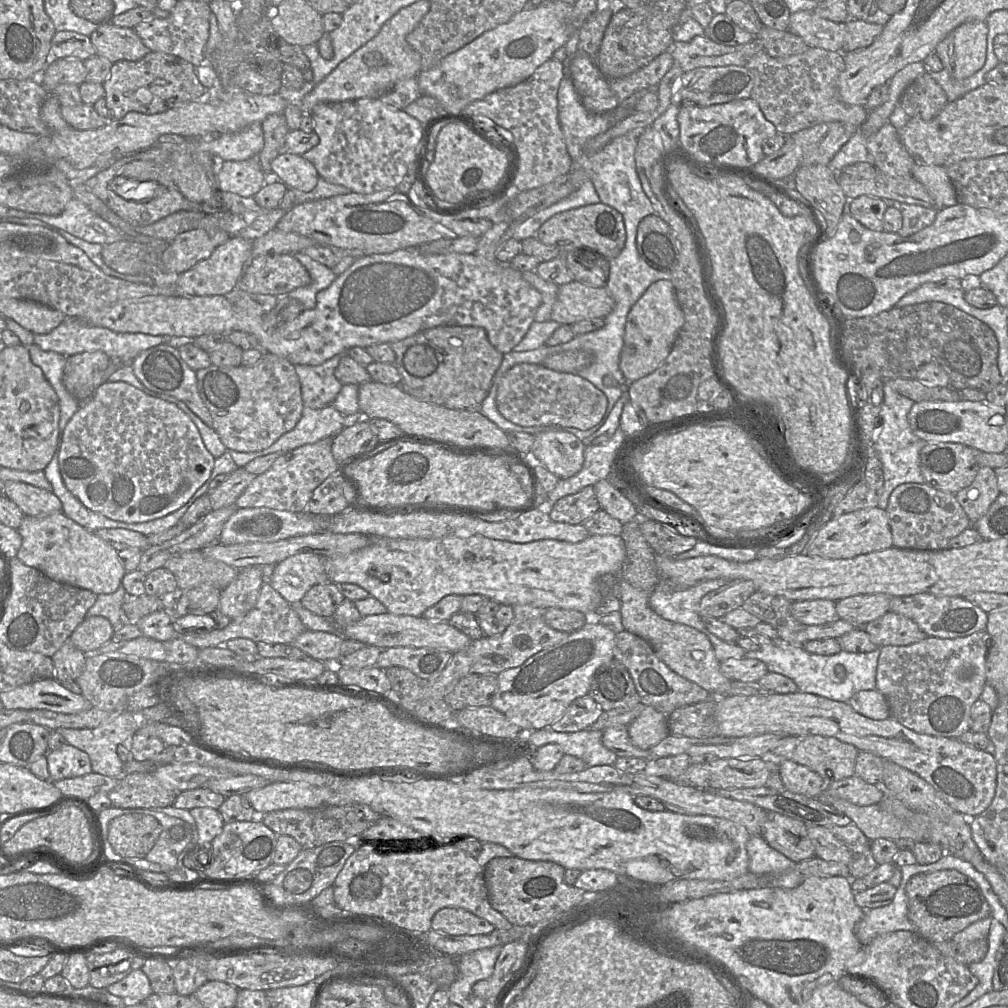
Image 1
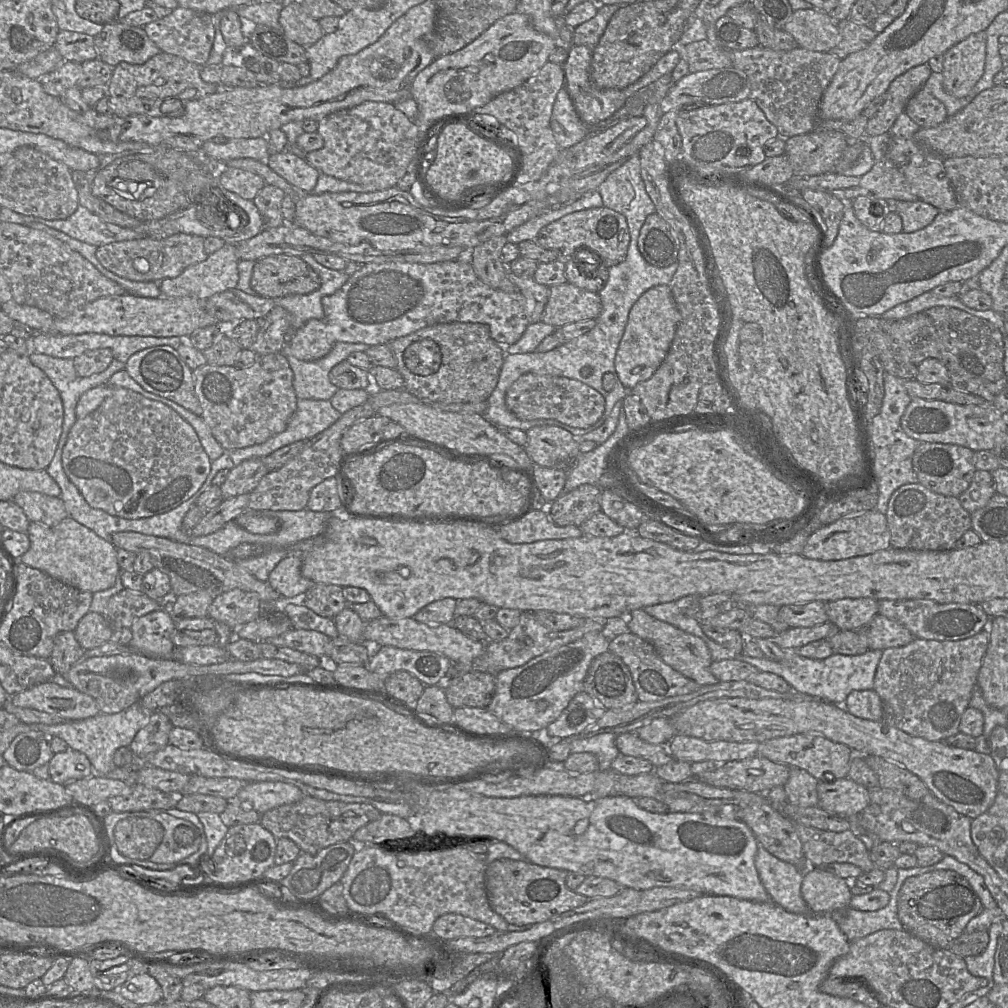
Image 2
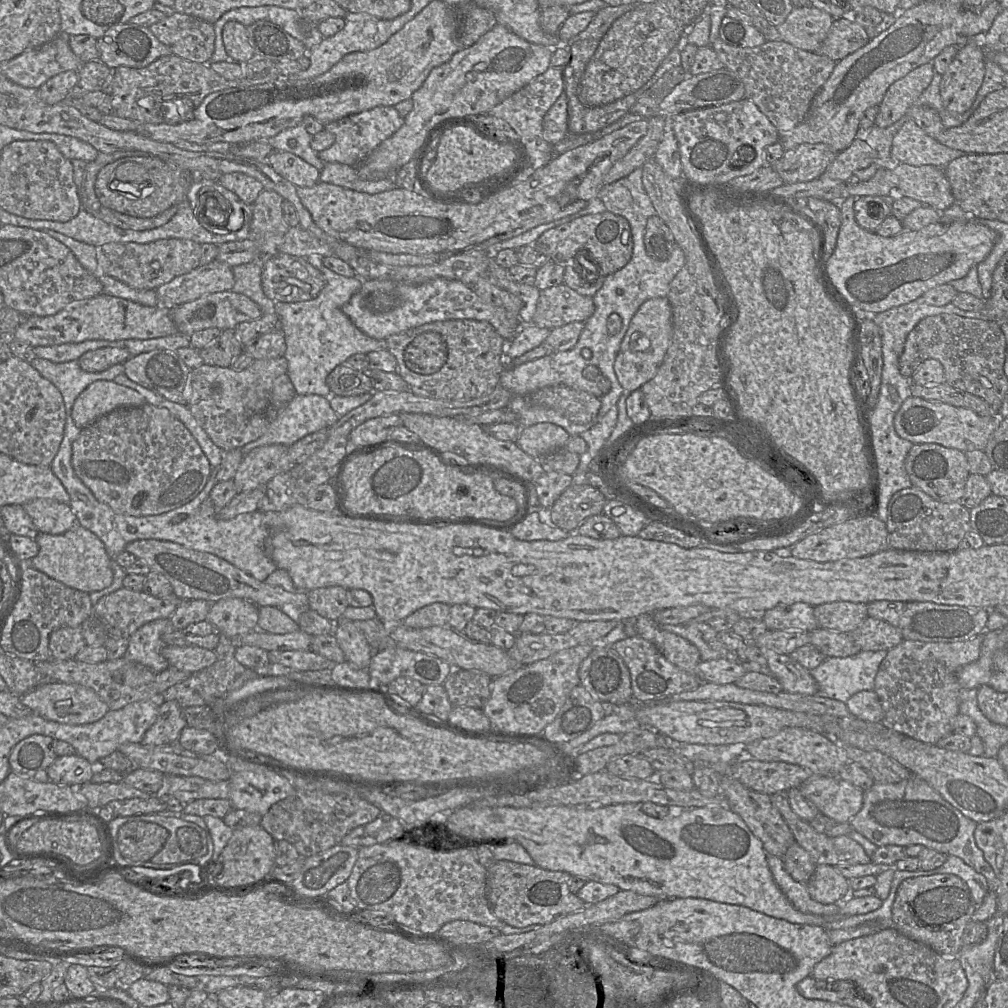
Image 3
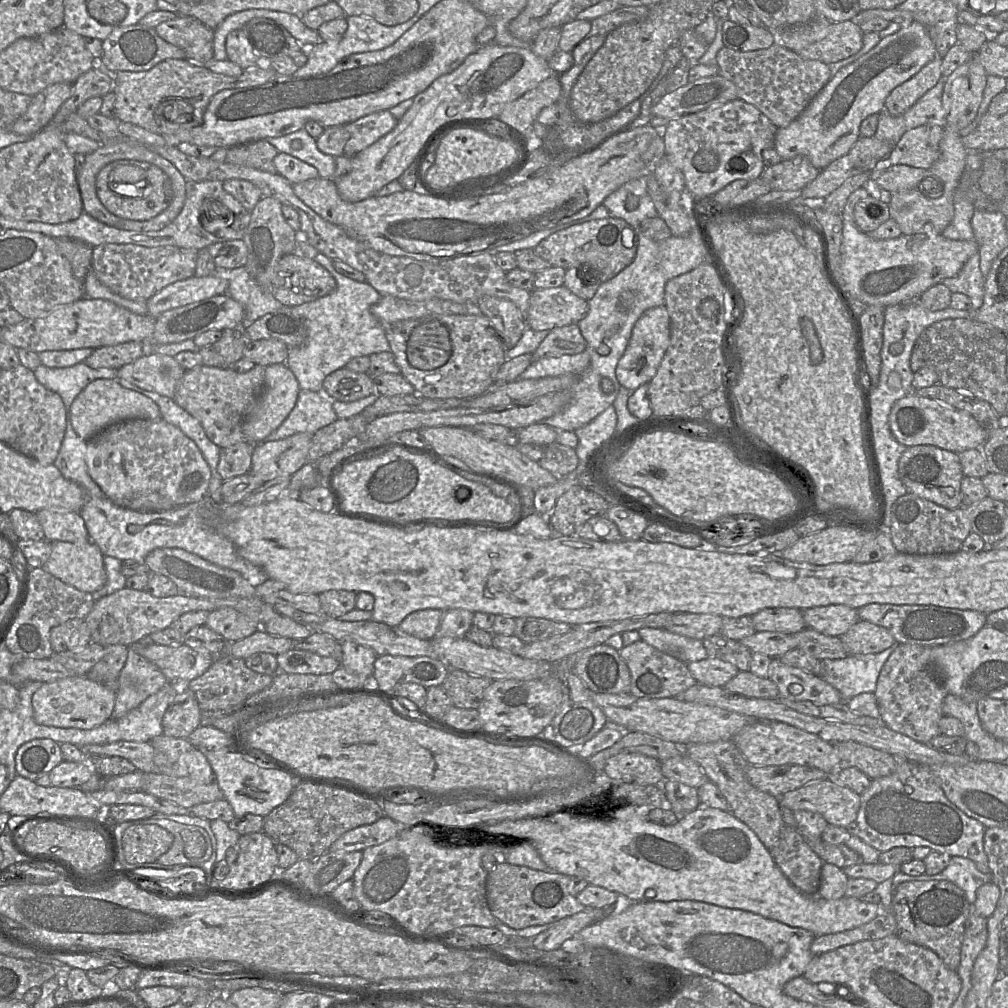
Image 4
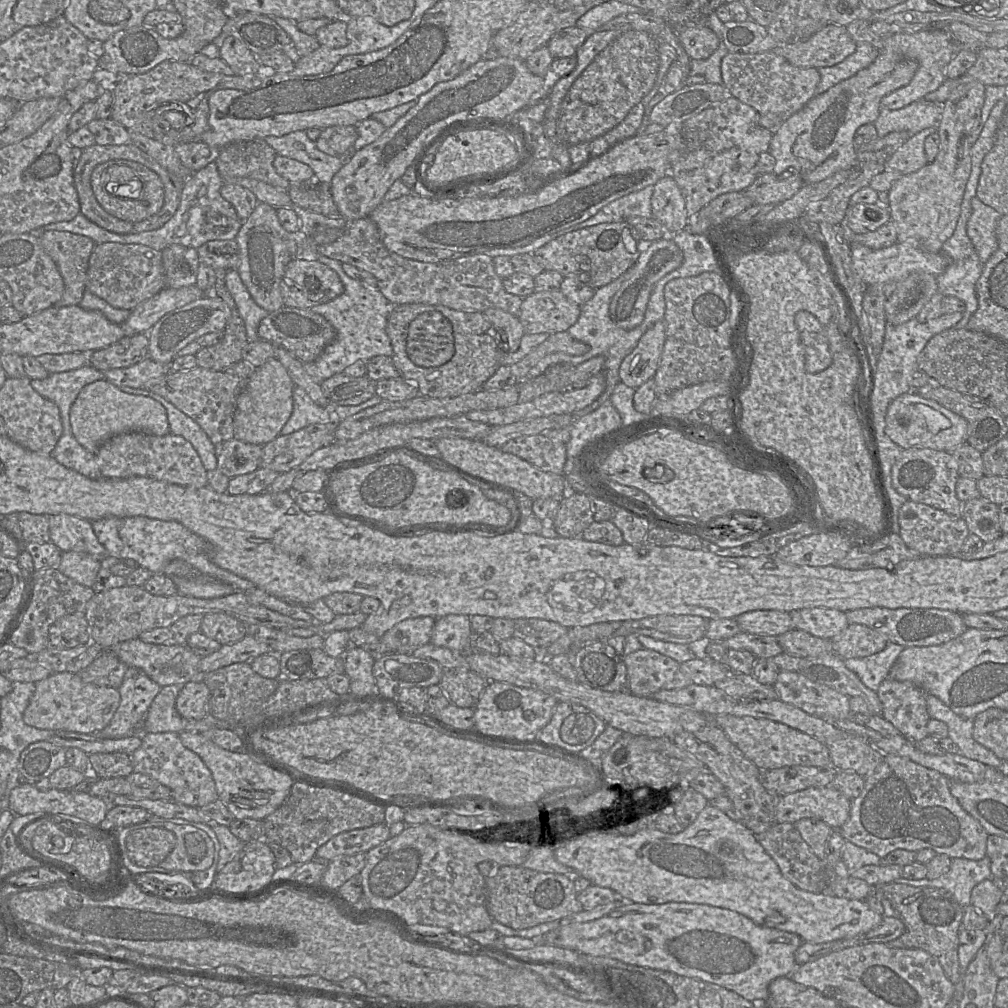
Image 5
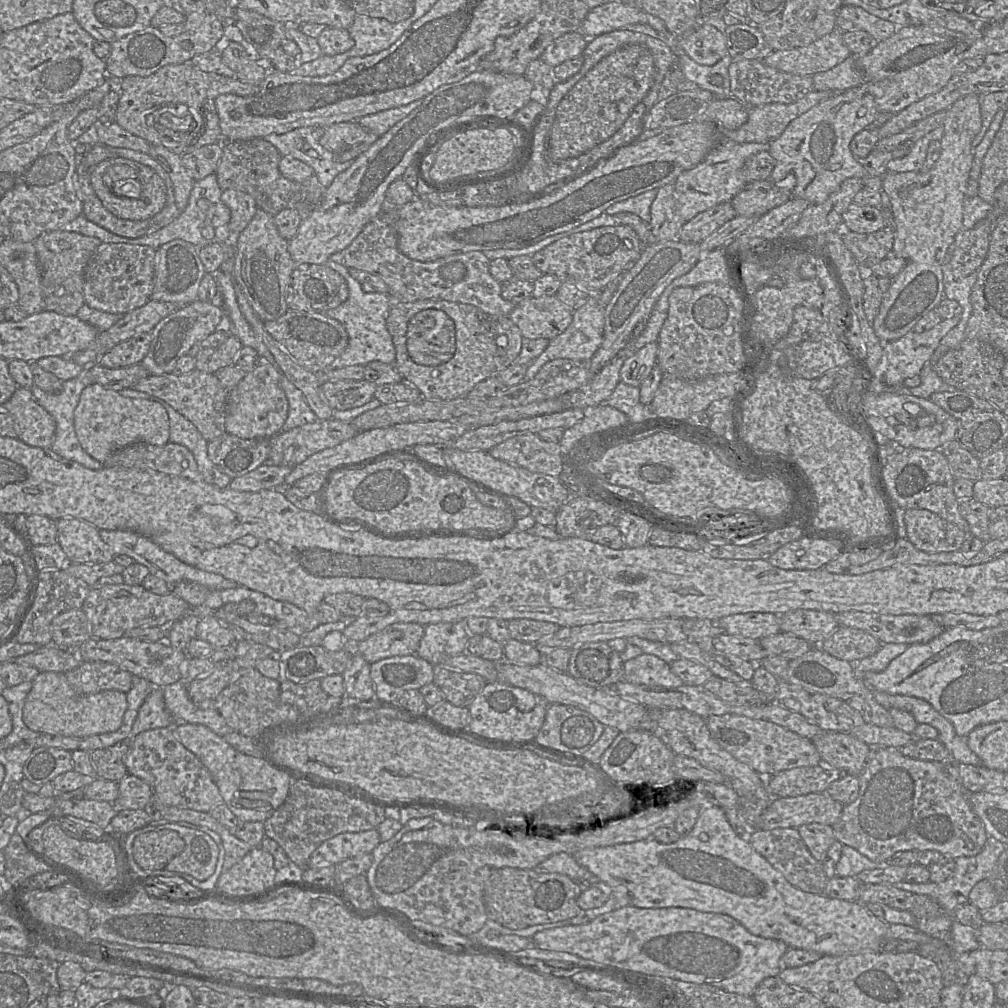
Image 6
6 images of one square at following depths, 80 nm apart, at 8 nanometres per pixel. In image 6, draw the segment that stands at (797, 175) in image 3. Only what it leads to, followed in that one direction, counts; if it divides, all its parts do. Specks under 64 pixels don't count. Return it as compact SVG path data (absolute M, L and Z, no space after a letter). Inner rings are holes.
M789 174L785 179L773 182L769 179L747 183L730 201L738 216L760 218L771 209L793 198L795 177Z

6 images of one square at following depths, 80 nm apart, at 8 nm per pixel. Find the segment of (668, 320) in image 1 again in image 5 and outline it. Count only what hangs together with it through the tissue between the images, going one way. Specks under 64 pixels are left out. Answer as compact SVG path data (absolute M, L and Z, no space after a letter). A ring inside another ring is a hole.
M664 319L656 322L640 338L633 351L622 361L619 377L628 387L637 389L653 378L666 340Z

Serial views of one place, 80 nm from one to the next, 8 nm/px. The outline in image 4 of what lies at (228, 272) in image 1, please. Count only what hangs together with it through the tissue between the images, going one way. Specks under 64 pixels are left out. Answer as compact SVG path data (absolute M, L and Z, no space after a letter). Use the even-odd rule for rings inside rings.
M223 271L205 277L192 276L176 281L149 298L148 316L156 319L163 312L227 293L228 281Z

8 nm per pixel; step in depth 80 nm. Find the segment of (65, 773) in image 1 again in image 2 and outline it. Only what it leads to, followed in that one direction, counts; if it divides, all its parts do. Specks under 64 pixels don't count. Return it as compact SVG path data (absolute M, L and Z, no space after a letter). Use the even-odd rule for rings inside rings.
M71 747L55 753L48 765L50 779L58 784L67 784L93 775L93 766L88 757Z

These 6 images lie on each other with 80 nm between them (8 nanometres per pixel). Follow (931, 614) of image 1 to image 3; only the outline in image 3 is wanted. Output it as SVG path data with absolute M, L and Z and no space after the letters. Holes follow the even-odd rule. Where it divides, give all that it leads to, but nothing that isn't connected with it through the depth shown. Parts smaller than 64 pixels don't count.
M879 600L867 604L868 617L883 620L897 628L904 640L959 642L986 631L989 611L984 608L943 605L934 602Z

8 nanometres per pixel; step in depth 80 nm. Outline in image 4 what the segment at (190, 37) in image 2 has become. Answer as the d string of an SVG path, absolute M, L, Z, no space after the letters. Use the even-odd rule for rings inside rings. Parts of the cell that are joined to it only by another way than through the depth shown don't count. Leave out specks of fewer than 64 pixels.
M178 15L154 27L158 36L181 48L185 59L194 64L205 64L213 59L214 30L191 16Z

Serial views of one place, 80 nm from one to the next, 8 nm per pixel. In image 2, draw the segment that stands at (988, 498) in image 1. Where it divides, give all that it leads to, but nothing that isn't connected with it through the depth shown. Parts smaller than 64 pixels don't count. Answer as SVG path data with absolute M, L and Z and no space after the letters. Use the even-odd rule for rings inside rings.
M976 470L970 486L958 499L965 510L973 513L984 507L996 493L995 482L991 472Z

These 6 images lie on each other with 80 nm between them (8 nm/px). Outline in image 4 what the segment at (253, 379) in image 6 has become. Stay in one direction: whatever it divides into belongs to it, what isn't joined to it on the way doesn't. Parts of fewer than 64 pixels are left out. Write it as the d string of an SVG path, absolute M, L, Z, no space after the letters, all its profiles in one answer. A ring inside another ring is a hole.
M285 363L271 364L266 367L264 386L254 406L246 415L242 431L244 442L259 444L276 430L294 408L300 387L293 372Z

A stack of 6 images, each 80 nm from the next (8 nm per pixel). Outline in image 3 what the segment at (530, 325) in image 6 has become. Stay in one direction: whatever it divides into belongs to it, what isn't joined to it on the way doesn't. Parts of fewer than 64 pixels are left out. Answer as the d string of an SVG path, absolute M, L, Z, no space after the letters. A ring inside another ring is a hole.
M560 284L540 291L532 324L552 330L571 322L585 322L594 311L593 297L580 295L567 285Z

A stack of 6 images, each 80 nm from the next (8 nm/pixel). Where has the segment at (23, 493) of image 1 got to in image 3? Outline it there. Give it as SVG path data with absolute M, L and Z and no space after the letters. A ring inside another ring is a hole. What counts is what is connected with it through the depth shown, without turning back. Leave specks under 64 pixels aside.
M33 499L23 508L41 533L59 535L79 524L70 505L55 500Z

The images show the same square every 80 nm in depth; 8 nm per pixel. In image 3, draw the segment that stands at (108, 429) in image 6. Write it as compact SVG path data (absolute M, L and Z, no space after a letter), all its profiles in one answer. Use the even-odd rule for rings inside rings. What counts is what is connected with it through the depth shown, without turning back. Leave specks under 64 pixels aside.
M96 381L77 397L71 414L76 426L83 429L115 409L139 407L145 403L145 398L131 388L114 381Z

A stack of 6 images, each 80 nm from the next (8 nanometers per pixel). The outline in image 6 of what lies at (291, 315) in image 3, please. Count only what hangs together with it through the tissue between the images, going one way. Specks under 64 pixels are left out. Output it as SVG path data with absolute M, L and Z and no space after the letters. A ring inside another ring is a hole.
M330 259L325 264L345 279L349 290L348 298L344 303L324 312L330 318L338 320L344 326L349 337L348 346L333 361L331 368L339 369L352 365L365 366L372 361L393 365L396 359L396 350L386 326L387 314L392 305L389 295L379 292L366 292L362 285L350 275L348 268Z

